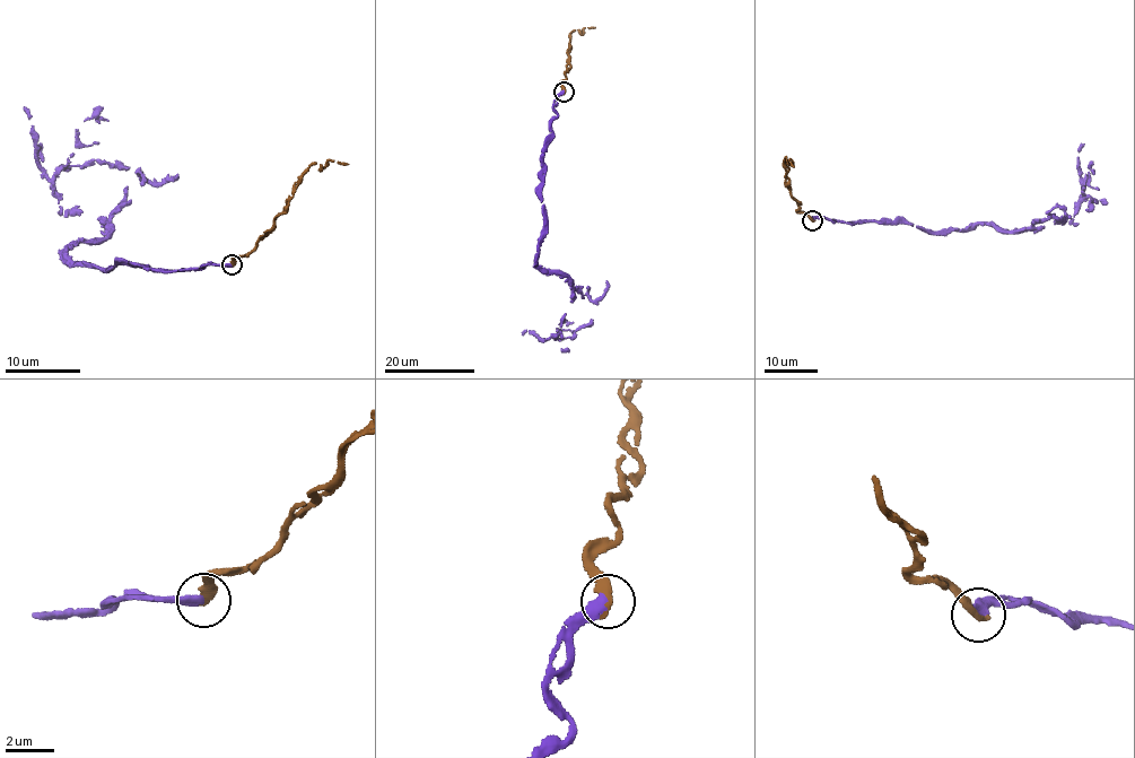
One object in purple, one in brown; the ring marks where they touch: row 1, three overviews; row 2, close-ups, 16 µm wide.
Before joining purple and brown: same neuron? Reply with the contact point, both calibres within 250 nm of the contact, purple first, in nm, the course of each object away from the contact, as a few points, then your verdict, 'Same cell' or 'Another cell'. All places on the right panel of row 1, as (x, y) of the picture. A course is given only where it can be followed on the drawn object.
Place: (812, 220). Thickness 280 nm (purple) against 360 nm. Course of purple: (812, 219), (909, 223), (934, 232), (985, 224), (1024, 231), (1072, 218), (1083, 198), (1089, 167), (1093, 174). Course of brown: (812, 219), (799, 211), (786, 181), (787, 157), (794, 166). Same cell

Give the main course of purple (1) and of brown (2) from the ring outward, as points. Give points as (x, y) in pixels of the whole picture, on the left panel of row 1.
1: (233, 264), (102, 269), (66, 255), (106, 236), (98, 217), (66, 211), (54, 179), (76, 130), (107, 121)
2: (233, 264), (236, 256), (247, 254), (271, 228), (297, 177), (316, 163), (321, 168), (333, 162), (348, 163)

